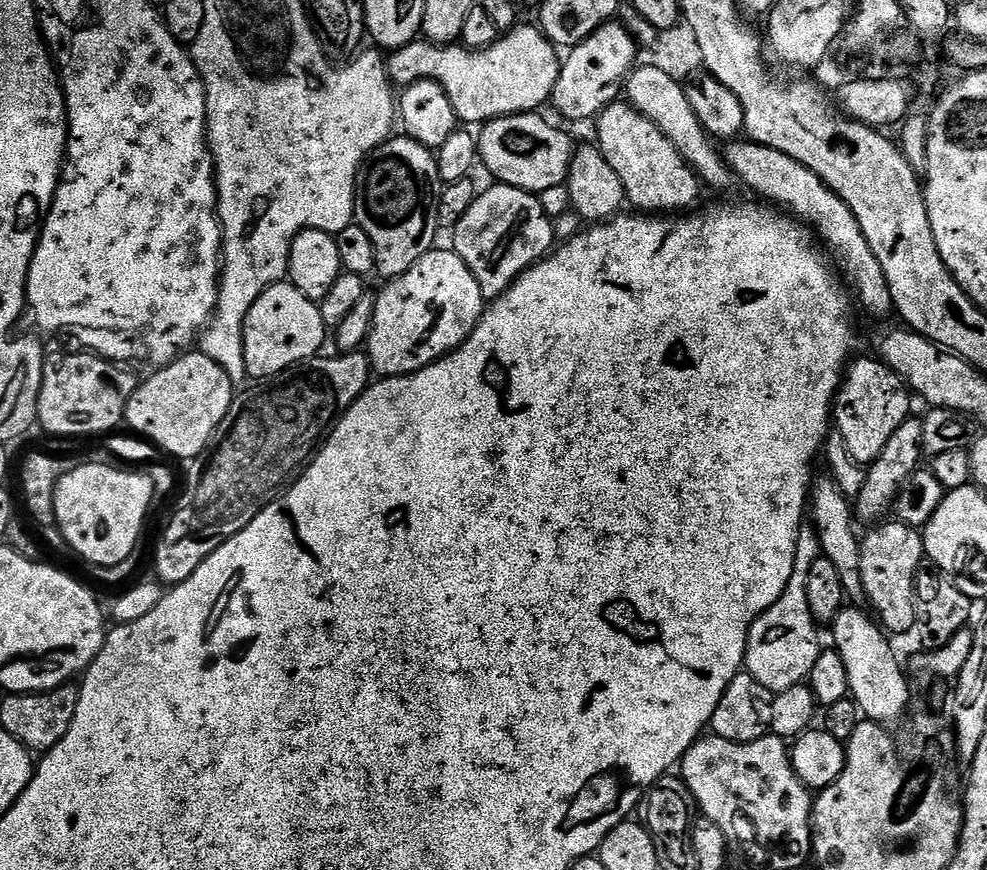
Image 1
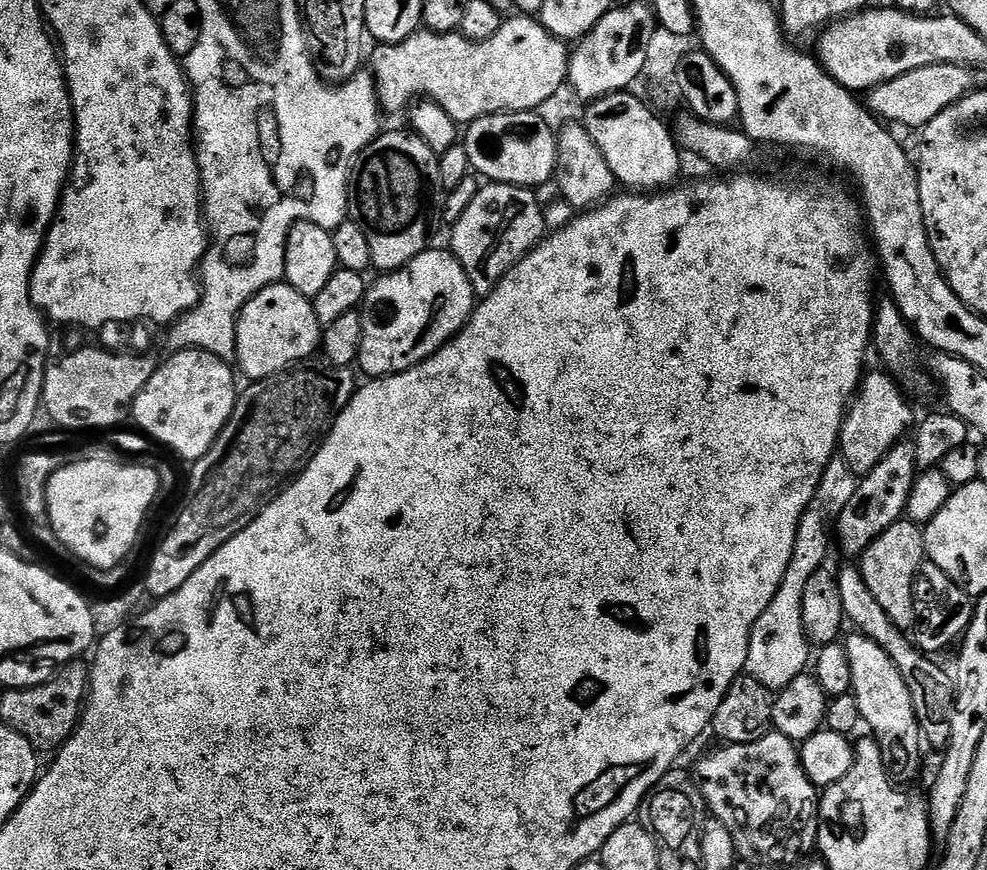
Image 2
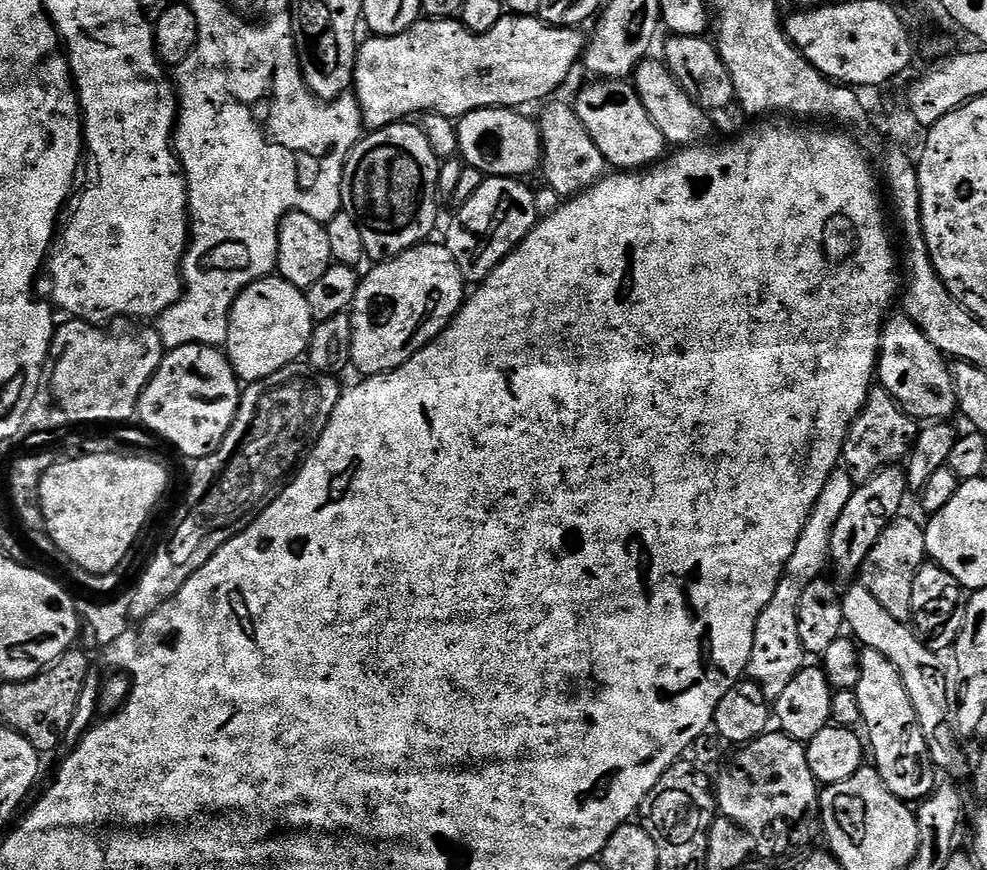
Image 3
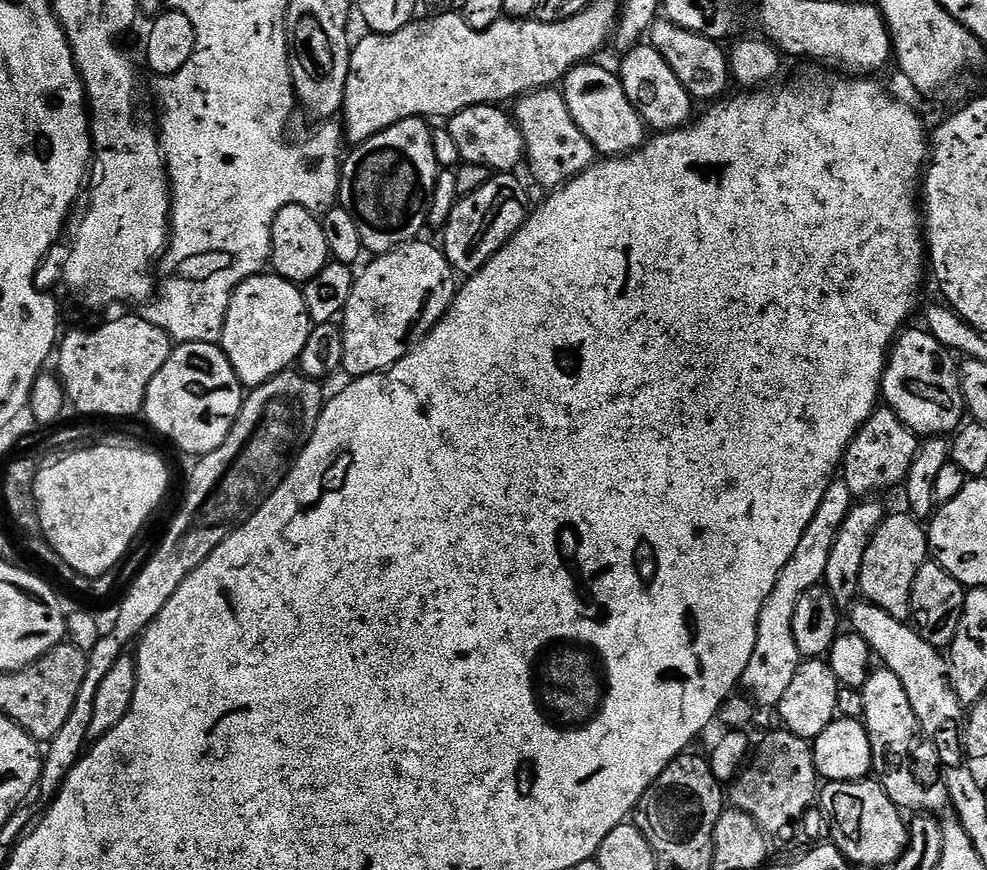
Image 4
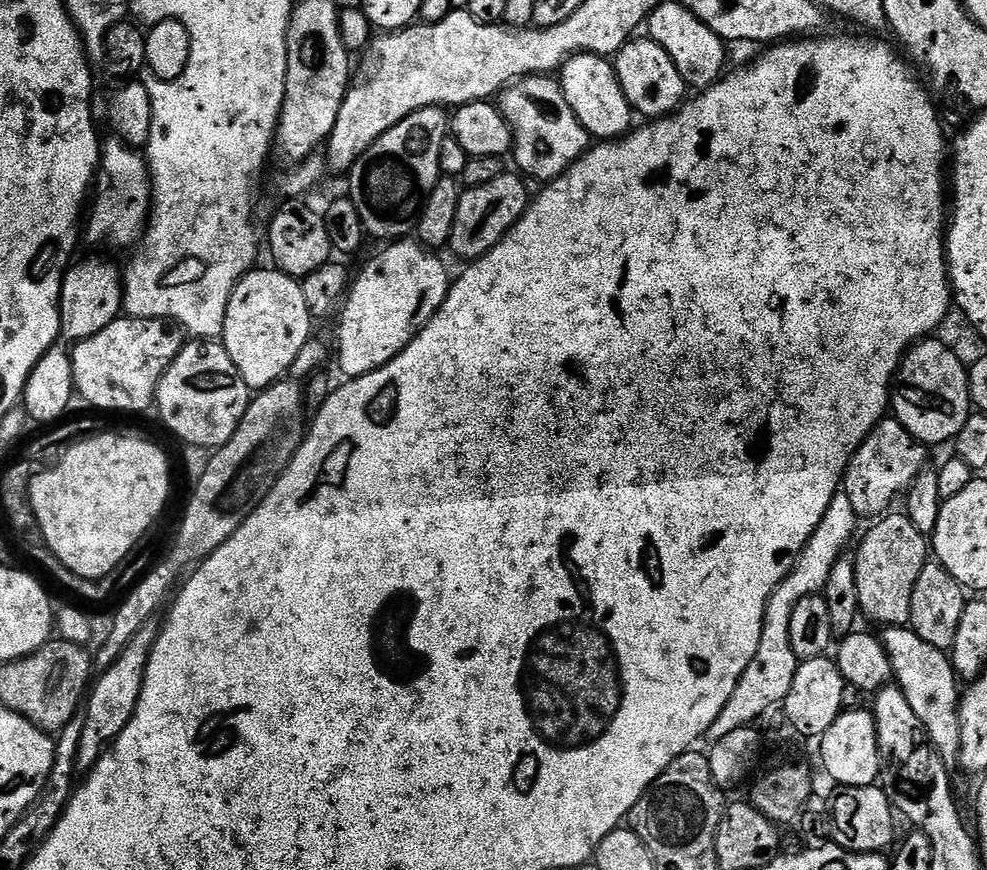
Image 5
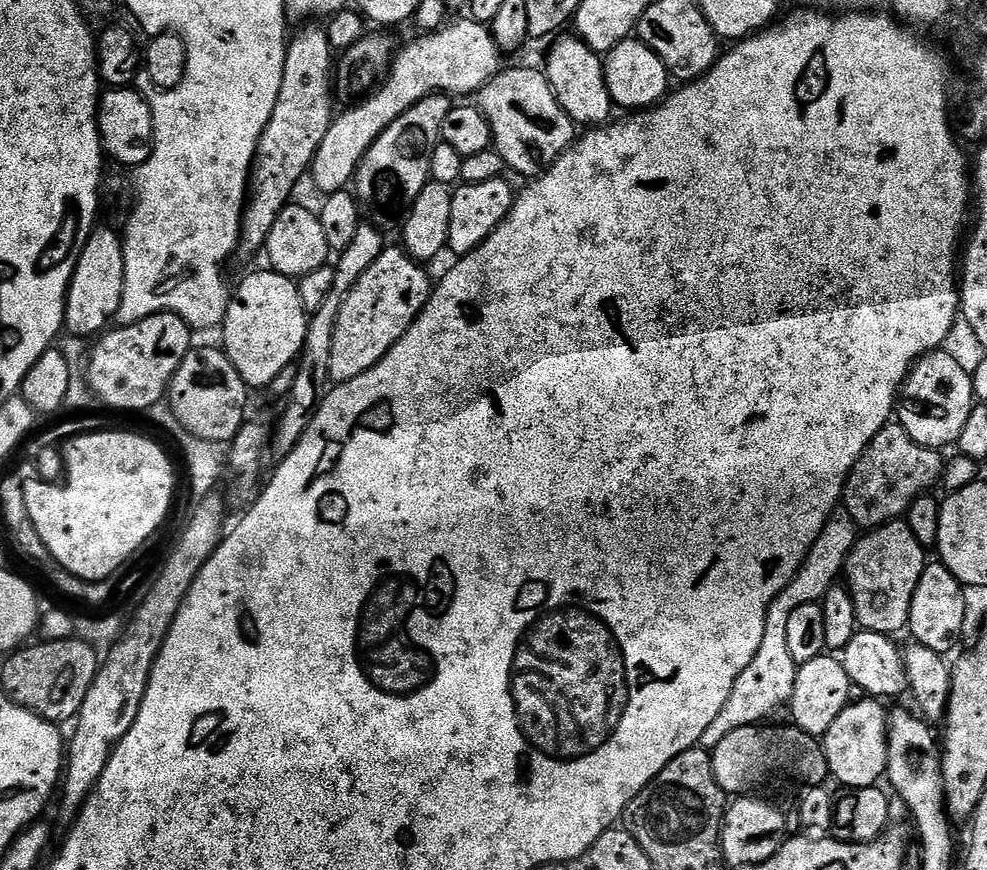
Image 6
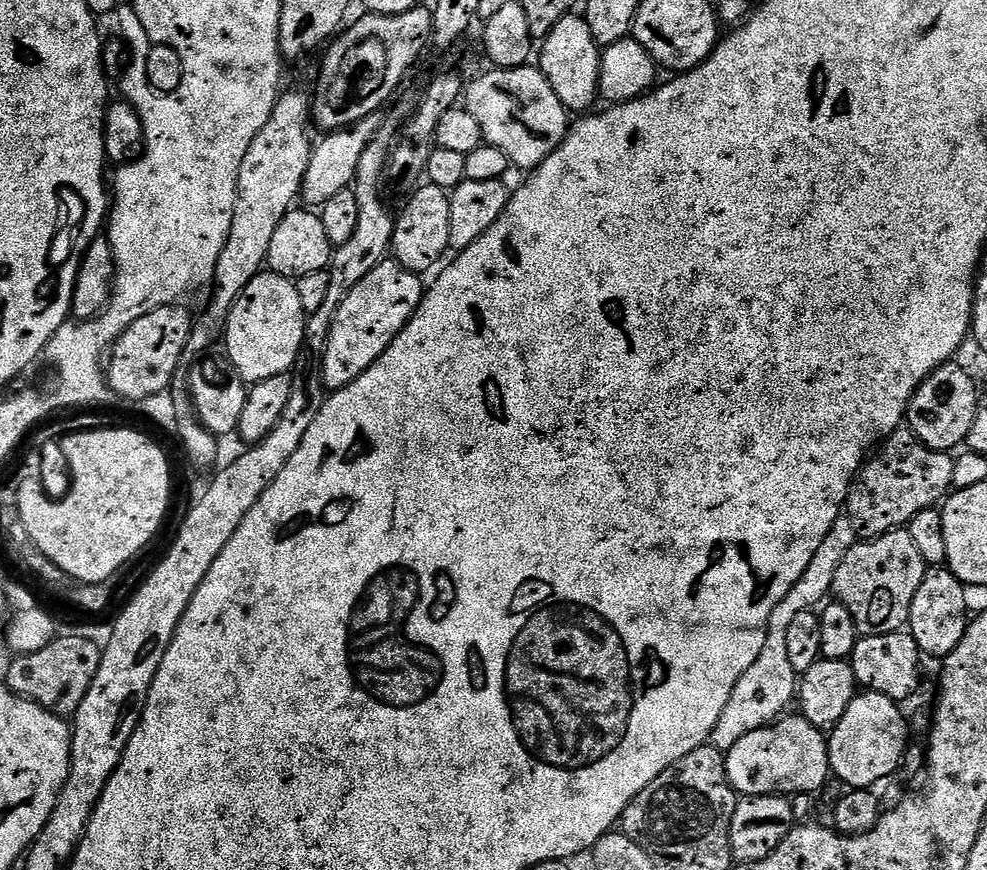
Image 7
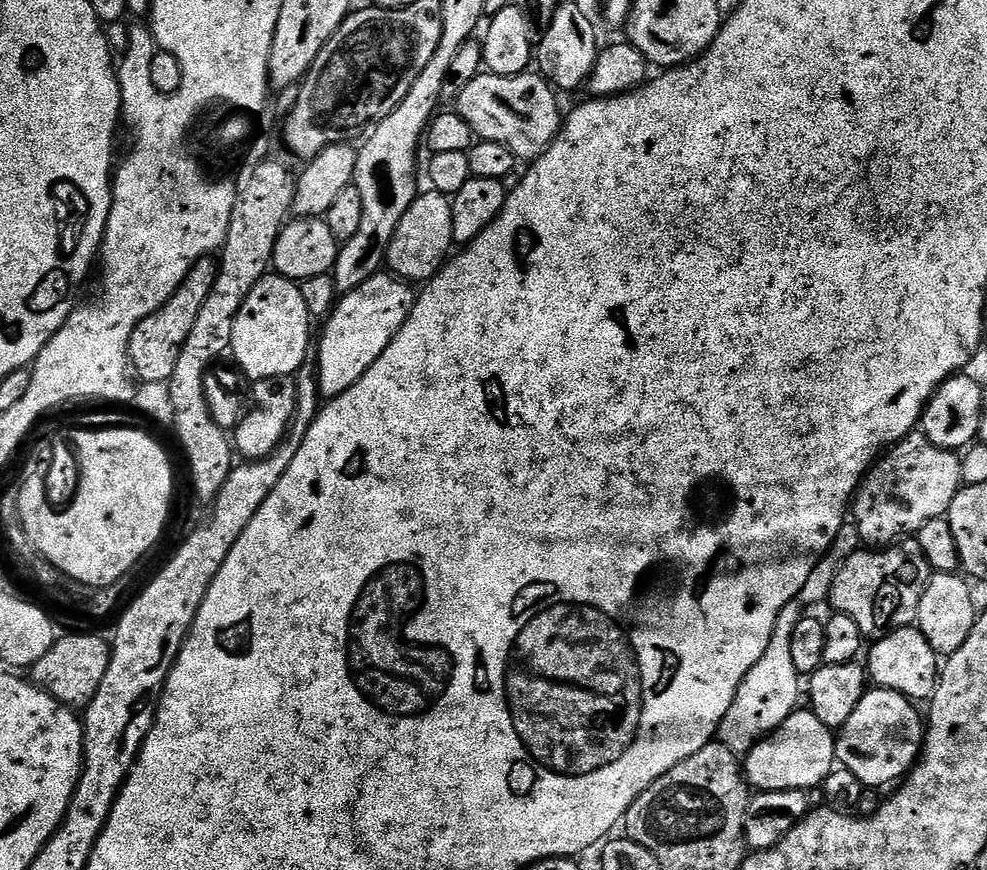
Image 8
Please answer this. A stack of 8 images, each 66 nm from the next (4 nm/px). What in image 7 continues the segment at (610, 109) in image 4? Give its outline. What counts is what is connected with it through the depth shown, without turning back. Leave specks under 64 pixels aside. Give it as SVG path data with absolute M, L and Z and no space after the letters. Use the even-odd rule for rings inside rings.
M580 14L564 16L539 45L538 60L540 56L540 61L538 61L538 67L540 73L548 79L554 94L563 102L569 113L587 113L591 109L588 107L595 100L598 100L600 54L601 49L598 47L596 39L593 38L585 17Z

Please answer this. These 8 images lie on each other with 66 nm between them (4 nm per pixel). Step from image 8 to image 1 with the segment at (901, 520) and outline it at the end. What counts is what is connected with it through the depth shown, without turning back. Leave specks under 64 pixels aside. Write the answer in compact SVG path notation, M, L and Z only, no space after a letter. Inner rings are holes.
M864 356L861 360L853 359L847 365L840 388L836 391L834 401L834 428L842 434L842 442L846 442L846 450L850 450L850 458L854 462L870 466L882 454L886 442L902 422L913 415L913 393L904 379L889 368L883 360Z

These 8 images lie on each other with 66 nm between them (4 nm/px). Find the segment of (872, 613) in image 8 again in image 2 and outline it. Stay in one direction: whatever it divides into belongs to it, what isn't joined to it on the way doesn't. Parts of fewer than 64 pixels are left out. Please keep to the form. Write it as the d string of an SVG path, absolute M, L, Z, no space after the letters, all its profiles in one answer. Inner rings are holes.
M902 518L894 526L890 526L859 557L858 567L870 594L874 594L874 602L886 610L886 618L894 622L902 630L915 625L914 590L916 576L920 573L920 565L925 563L924 534L921 525Z

